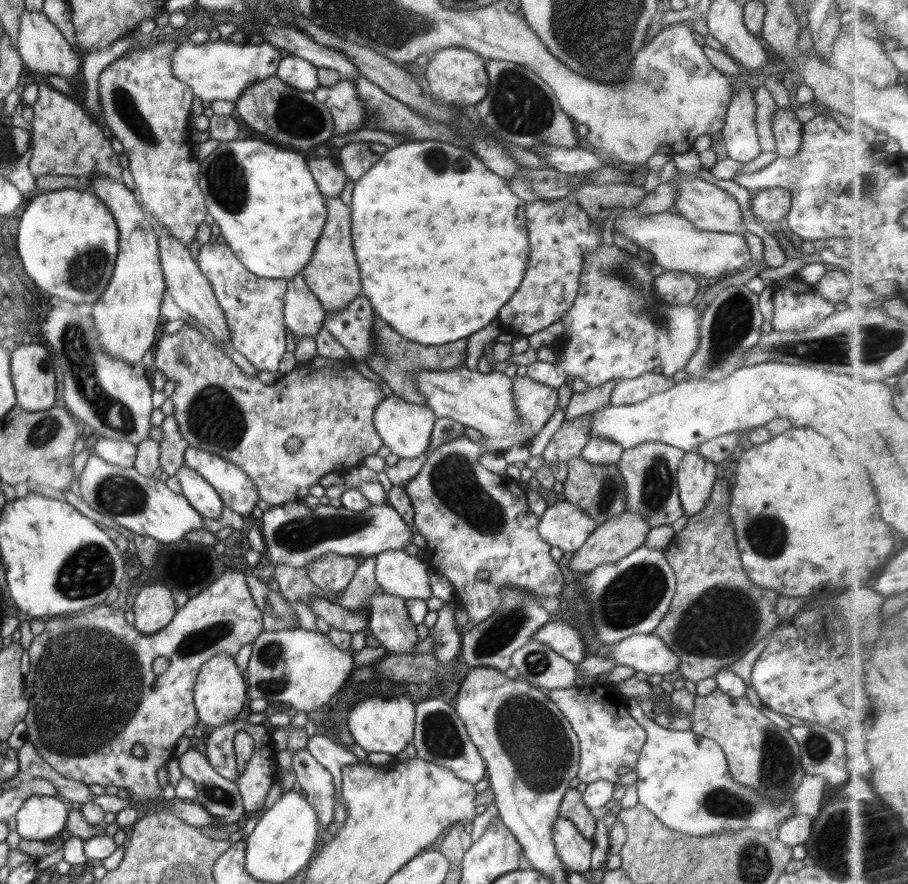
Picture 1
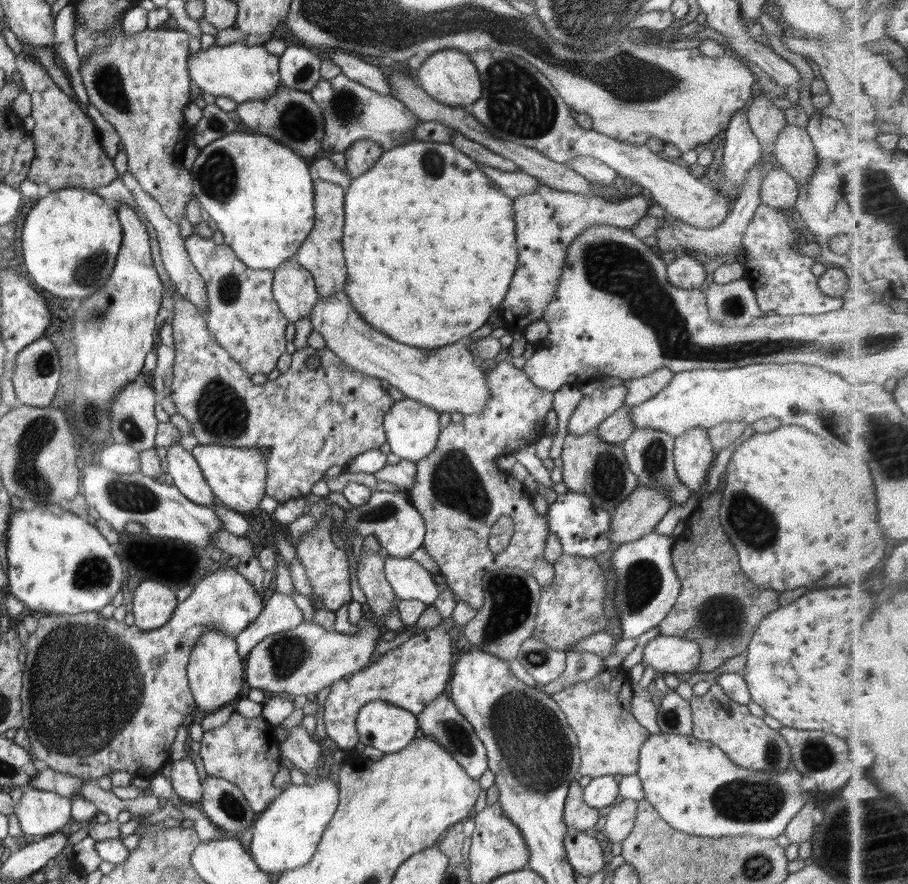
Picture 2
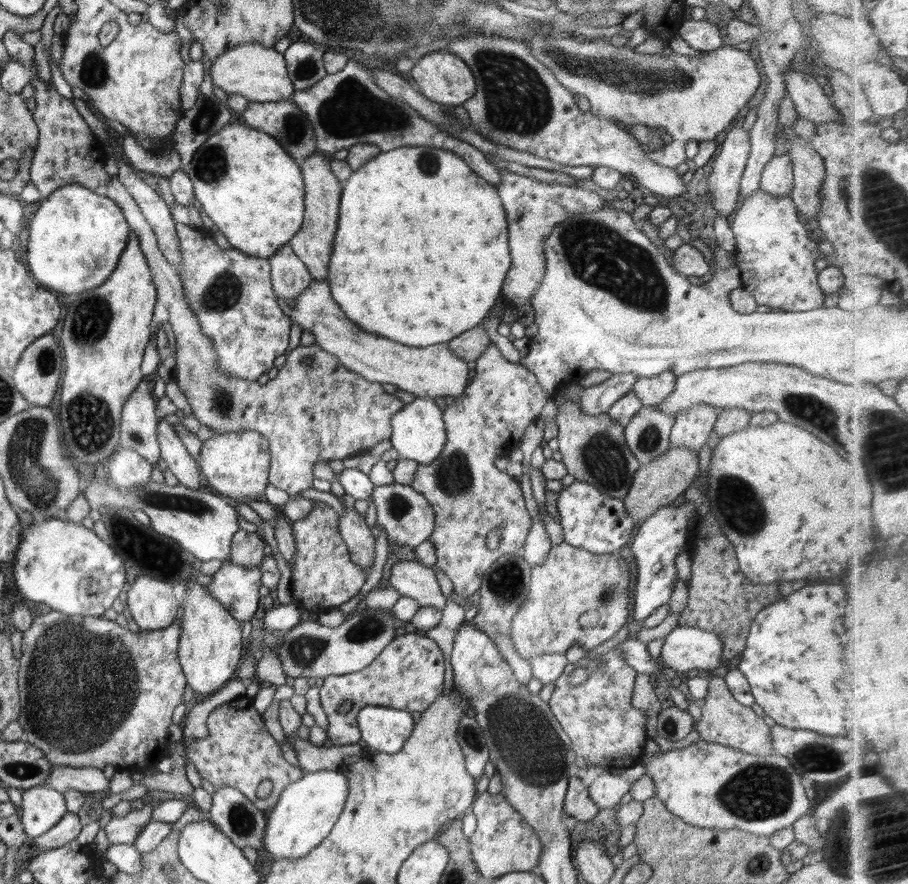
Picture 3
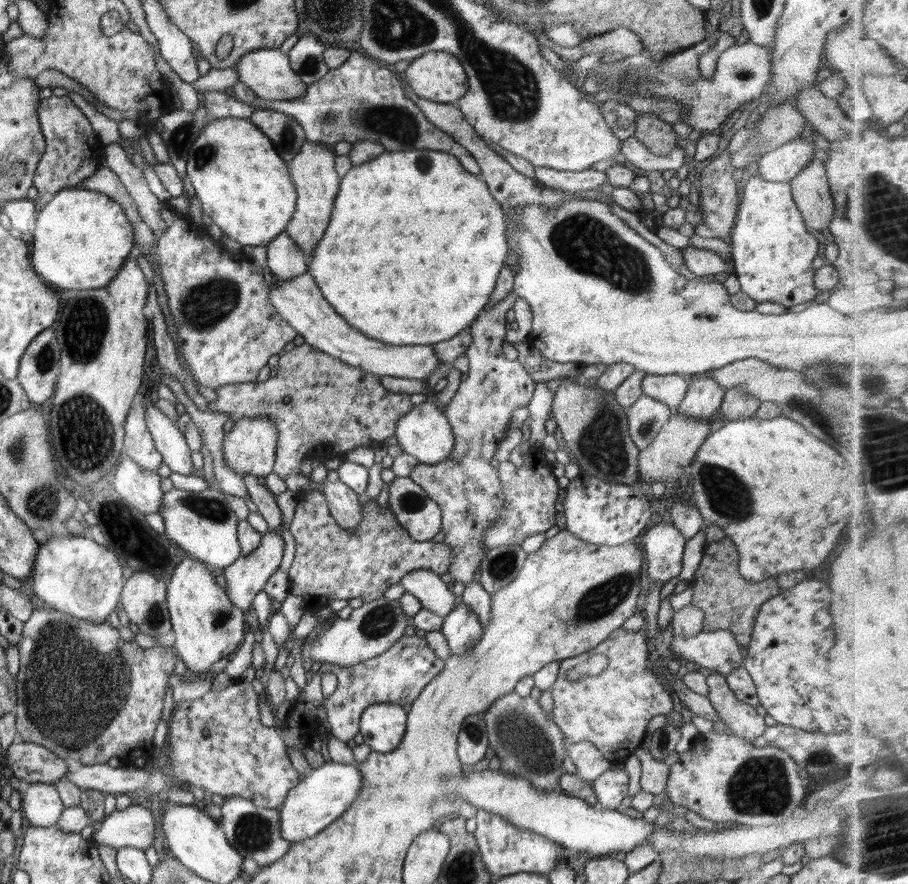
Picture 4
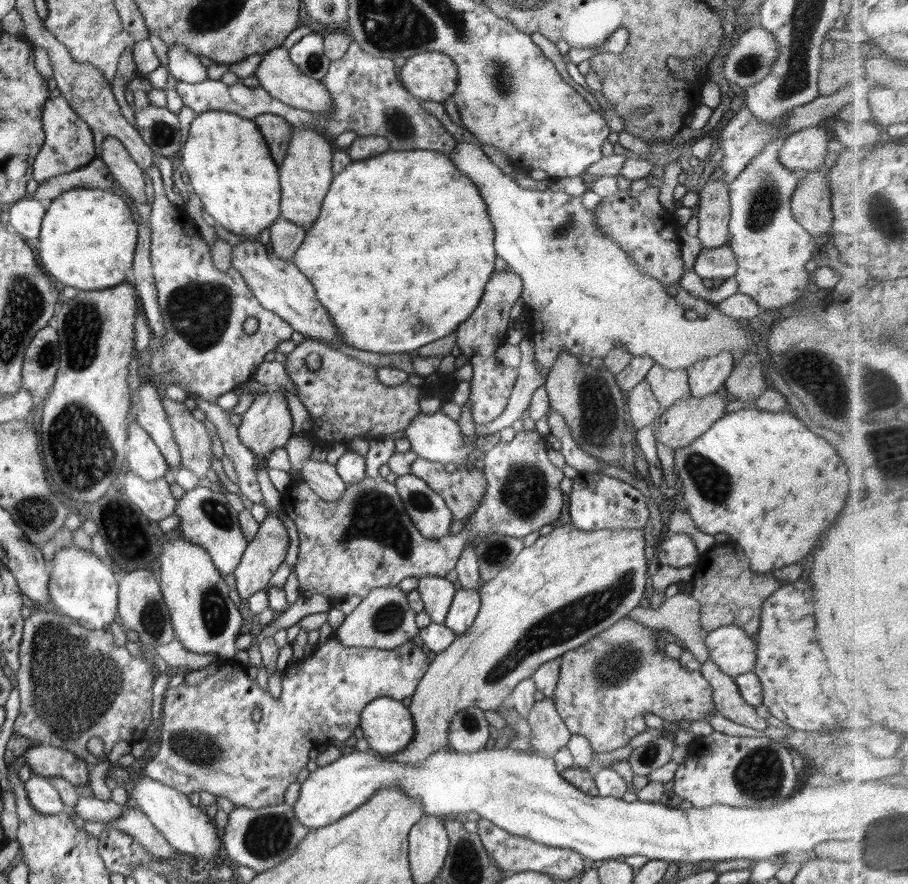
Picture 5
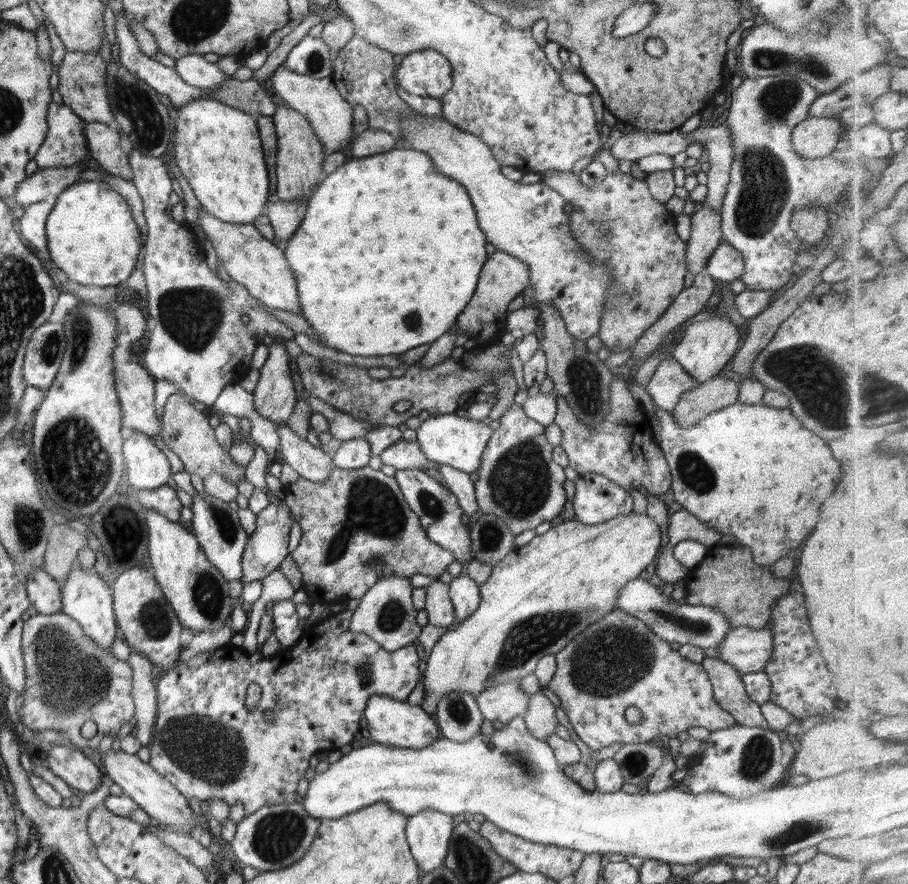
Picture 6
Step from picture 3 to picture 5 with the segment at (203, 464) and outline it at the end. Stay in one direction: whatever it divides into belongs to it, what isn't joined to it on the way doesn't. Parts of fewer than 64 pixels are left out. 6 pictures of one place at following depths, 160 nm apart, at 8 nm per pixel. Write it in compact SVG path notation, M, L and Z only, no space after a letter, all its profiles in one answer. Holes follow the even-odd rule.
M278 389L276 391L265 390L259 396L256 396L248 410L242 415L242 423L238 427L239 439L258 457L258 460L265 461L269 459L271 452L279 446L285 446L288 439L293 435L292 432L292 417L288 409L286 397Z

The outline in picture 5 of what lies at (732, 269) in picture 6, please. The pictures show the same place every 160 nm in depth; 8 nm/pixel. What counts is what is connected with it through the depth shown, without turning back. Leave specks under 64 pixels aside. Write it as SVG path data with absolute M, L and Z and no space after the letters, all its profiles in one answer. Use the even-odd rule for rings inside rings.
M726 244L716 248L700 249L693 269L703 278L732 278L737 271L733 250Z

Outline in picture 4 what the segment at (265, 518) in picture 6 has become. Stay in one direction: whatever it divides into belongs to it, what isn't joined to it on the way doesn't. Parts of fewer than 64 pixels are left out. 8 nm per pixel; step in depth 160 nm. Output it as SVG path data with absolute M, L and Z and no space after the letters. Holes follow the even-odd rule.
M269 529L268 532L262 535L260 546L256 550L245 556L241 555L232 566L223 569L223 576L226 577L226 583L228 583L225 591L232 605L235 605L242 611L247 611L249 608L252 608L254 596L264 590L268 578L279 570L284 556L284 548L284 539L277 532L277 529Z

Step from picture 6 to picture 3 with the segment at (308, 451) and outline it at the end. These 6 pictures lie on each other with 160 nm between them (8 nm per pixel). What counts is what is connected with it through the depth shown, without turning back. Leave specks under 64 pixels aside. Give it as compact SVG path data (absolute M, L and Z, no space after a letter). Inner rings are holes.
M344 505L344 517L339 519L339 534L350 552L354 565L372 571L375 560L375 538L370 527L365 523L365 517L356 509L347 509Z

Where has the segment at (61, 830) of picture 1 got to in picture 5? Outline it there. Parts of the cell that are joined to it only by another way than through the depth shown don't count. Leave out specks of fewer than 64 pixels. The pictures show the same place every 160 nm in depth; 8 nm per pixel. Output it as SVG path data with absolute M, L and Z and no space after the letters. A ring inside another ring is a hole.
M32 776L25 782L25 789L33 807L44 815L58 815L66 809L59 792L47 777Z

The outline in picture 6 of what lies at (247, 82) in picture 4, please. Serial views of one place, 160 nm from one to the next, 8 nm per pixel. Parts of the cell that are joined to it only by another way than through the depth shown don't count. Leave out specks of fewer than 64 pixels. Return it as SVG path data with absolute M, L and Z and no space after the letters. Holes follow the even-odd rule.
M281 65L268 79L267 85L275 99L303 114L311 125L312 132L325 148L325 156L338 152L354 140L353 107L342 98L332 78L310 78L304 74L296 74Z

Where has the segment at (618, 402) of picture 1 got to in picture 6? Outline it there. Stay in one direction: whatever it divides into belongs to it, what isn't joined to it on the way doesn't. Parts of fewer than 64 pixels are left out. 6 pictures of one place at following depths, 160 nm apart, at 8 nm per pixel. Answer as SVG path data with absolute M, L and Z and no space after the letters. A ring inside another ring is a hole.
M670 356L658 364L644 388L657 406L671 411L679 403L682 393L698 385L699 381L690 376L678 361Z

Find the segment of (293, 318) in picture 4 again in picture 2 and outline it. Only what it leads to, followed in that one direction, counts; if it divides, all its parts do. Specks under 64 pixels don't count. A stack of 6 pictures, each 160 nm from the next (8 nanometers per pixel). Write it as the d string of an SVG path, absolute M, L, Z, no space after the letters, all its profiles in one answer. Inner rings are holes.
M336 292L332 296L319 298L312 308L309 319L313 330L319 332L326 347L336 353L352 369L388 380L404 396L421 402L436 412L460 412L478 414L485 410L489 397L487 374L477 363L463 340L436 349L420 349L414 345L396 342L378 330L374 330L356 312L349 296Z

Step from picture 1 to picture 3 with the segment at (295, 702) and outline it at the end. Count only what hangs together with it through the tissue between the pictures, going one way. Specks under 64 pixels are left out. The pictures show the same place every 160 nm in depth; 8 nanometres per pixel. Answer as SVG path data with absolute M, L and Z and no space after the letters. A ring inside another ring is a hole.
M368 609L360 612L354 612L347 616L347 619L342 625L331 628L318 623L315 619L302 621L294 628L291 628L281 637L272 639L268 636L263 652L273 652L282 660L282 668L284 668L284 675L291 679L298 677L304 678L322 678L326 679L328 676L341 676L344 674L351 674L360 672L368 666L385 648L392 642L395 637L395 629L398 626L397 620L394 618L393 610L390 609Z

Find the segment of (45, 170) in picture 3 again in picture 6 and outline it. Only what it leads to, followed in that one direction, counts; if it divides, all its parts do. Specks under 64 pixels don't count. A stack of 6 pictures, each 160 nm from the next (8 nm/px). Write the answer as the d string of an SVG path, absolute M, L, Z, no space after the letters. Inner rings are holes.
M48 105L46 139L33 158L39 168L67 167L89 159L84 122L68 106Z

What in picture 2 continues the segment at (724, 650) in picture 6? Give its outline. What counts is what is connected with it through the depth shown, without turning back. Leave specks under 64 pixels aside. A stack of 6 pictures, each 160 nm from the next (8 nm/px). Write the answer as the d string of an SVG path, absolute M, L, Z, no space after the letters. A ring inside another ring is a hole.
M658 635L644 646L641 663L683 678L693 673L700 659L700 647L691 638Z

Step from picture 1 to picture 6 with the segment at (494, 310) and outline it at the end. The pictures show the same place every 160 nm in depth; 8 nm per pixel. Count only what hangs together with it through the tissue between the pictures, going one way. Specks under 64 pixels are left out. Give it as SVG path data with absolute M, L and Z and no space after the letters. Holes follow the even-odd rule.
M394 148L383 153L347 160L332 174L322 178L315 190L314 196L309 198L298 230L282 245L282 249L296 277L301 314L307 318L308 324L311 324L318 340L326 347L356 356L386 356L390 353L400 355L421 344L432 344L452 330L459 314L475 293L479 272L488 257L484 231L479 227L474 207L464 186L442 174L426 153L414 149Z

